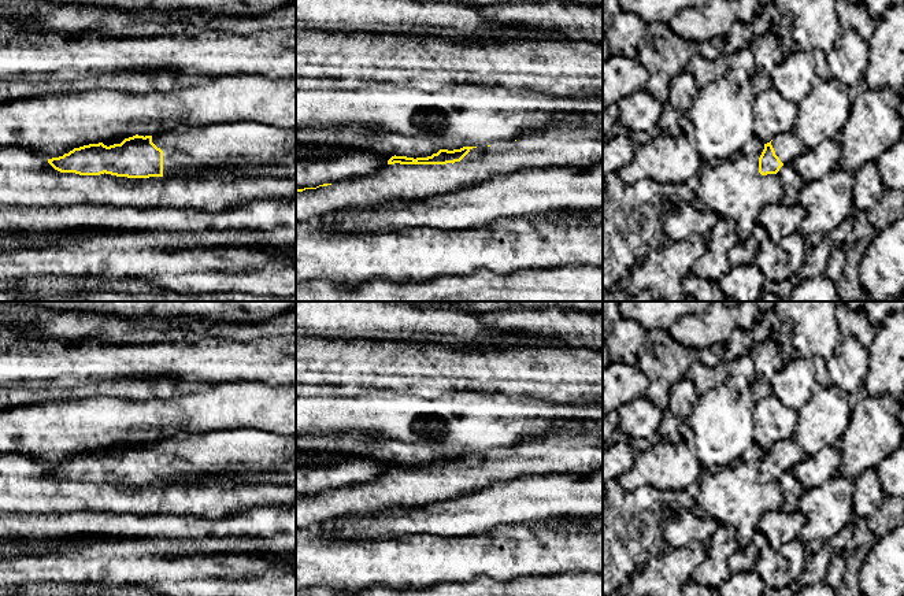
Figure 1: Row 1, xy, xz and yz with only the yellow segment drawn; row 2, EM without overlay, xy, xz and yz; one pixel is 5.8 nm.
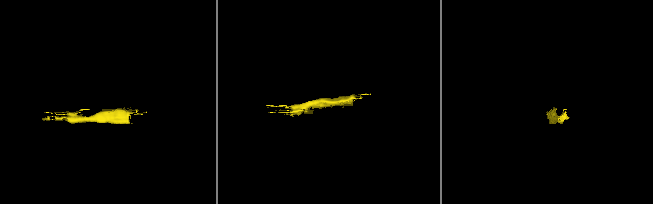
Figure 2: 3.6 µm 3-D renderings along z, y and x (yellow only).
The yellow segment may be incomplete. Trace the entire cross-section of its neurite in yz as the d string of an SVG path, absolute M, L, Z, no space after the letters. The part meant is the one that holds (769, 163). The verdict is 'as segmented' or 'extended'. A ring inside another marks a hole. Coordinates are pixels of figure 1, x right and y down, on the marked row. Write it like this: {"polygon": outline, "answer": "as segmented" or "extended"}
{"polygon": "M794 132L779 134L764 144L759 158L759 173L762 175L777 174L783 164L792 164L807 149L807 145Z", "answer": "extended"}

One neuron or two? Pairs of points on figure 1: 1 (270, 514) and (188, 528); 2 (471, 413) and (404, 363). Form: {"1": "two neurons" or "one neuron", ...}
{"1": "one neuron", "2": "two neurons"}

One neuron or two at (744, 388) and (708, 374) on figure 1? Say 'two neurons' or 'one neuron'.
one neuron

